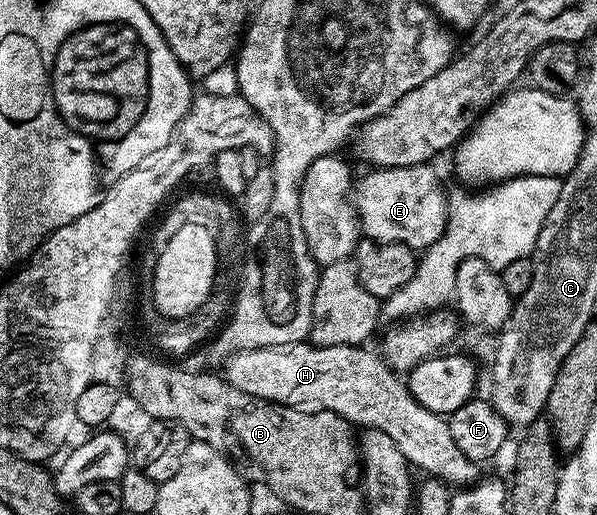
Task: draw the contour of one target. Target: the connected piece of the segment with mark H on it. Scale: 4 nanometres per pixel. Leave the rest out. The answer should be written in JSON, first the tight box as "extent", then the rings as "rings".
{"extent":[223,343,479,487],"rings":[[[302,343],[300,345],[272,345],[266,349],[244,349],[241,353],[235,353],[232,357],[228,358],[224,362],[225,370],[223,370],[223,376],[225,380],[231,383],[231,387],[239,387],[239,391],[243,391],[247,395],[252,397],[258,397],[264,401],[274,401],[277,405],[292,405],[294,407],[316,407],[317,409],[326,409],[331,411],[335,415],[342,417],[344,421],[349,422],[354,427],[362,427],[366,429],[378,429],[383,431],[383,435],[391,435],[391,440],[395,443],[395,447],[399,447],[399,451],[403,451],[403,455],[409,461],[410,466],[416,467],[417,465],[421,469],[426,469],[430,478],[443,481],[450,487],[466,487],[472,485],[478,480],[479,469],[478,462],[472,461],[467,455],[463,453],[456,446],[455,441],[451,437],[451,431],[449,430],[448,420],[442,414],[433,413],[427,407],[420,405],[418,401],[414,399],[409,390],[408,384],[394,370],[390,369],[385,364],[384,360],[376,352],[375,354],[369,350],[369,347],[362,347],[359,345],[340,345],[339,347],[319,347],[312,343]]]}

